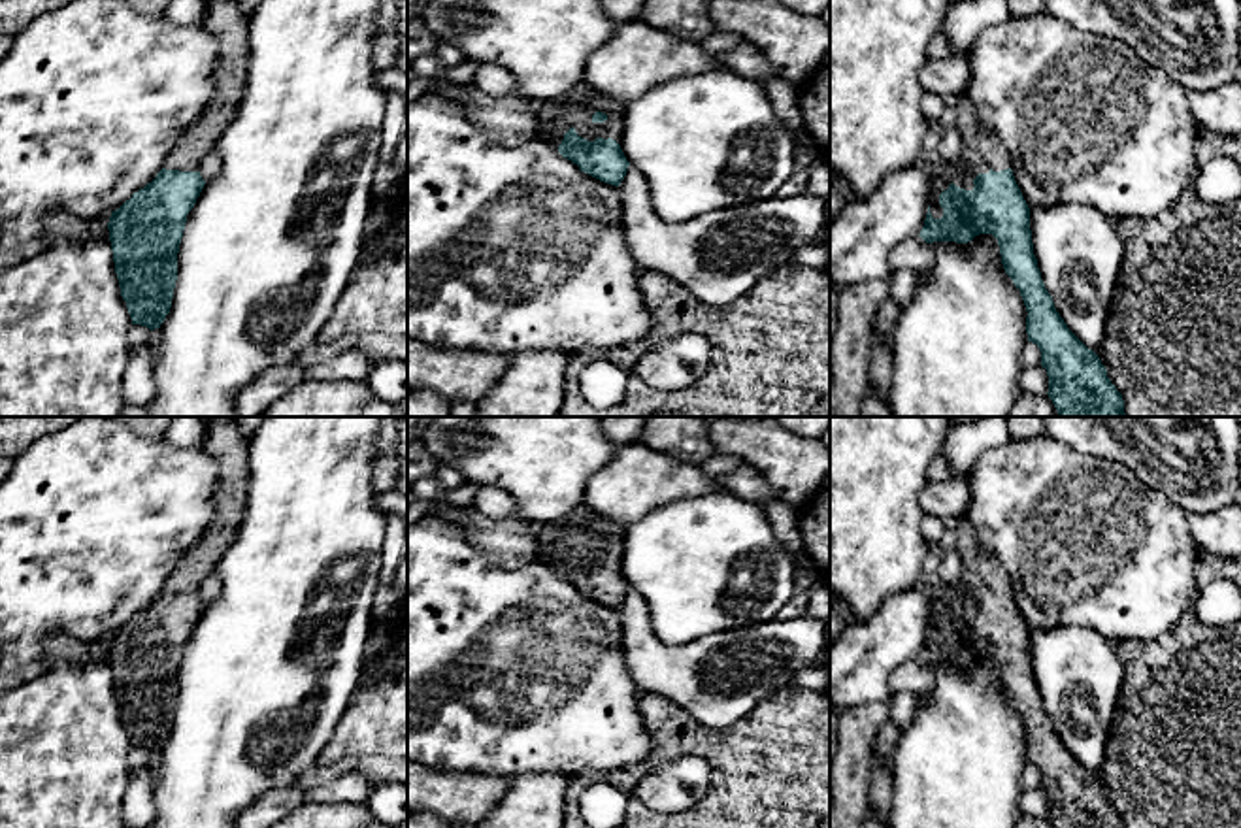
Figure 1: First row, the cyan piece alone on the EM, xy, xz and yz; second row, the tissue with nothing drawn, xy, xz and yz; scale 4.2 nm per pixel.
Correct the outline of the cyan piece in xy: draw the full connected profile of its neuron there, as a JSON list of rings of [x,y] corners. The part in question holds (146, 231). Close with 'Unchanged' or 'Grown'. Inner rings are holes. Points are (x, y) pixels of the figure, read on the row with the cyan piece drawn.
[[[207,0],[202,26],[219,43],[219,58],[213,70],[215,96],[202,119],[181,134],[157,177],[134,192],[119,209],[111,211],[108,223],[121,296],[126,302],[132,324],[141,324],[149,330],[160,328],[172,307],[177,281],[177,253],[187,215],[206,185],[198,172],[200,162],[215,149],[245,89],[249,17],[241,13],[234,0]]]. Grown

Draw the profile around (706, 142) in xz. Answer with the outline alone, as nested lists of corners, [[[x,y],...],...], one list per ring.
[[[730,70],[658,83],[624,108],[620,149],[647,181],[651,206],[668,223],[768,200],[796,170],[796,143],[766,89]]]

